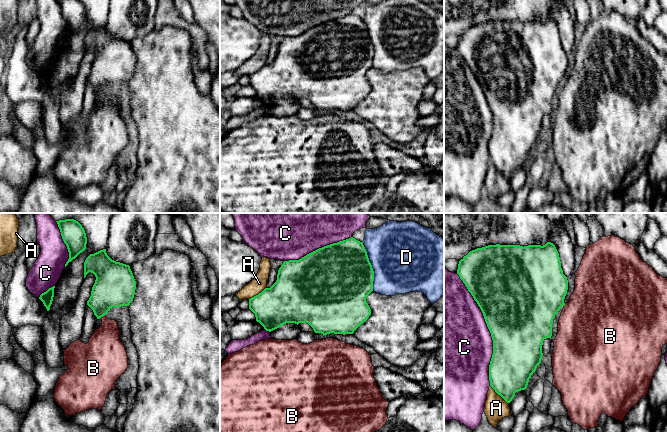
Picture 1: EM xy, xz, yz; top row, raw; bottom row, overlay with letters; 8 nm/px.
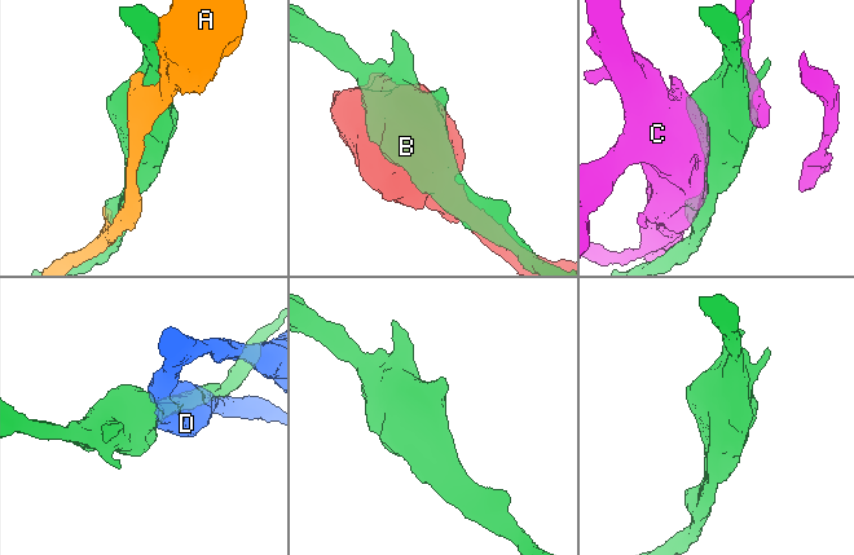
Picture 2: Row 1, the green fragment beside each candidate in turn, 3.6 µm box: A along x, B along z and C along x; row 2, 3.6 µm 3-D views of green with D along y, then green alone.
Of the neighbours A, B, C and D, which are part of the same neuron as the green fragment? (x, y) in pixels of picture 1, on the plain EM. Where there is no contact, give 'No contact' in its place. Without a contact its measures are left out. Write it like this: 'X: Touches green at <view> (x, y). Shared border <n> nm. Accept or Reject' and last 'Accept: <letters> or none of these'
A: Touches green at yz (499, 170). Shared border 220 nm. Reject
B: Touches green at xy (102, 92). Shared border 70 nm. Reject
C: Touches green at yz (488, 104). Shared border 950 nm. Reject
D: Touches green at xz (371, 42). Shared border 400 nm. Reject
Accept: none of these

